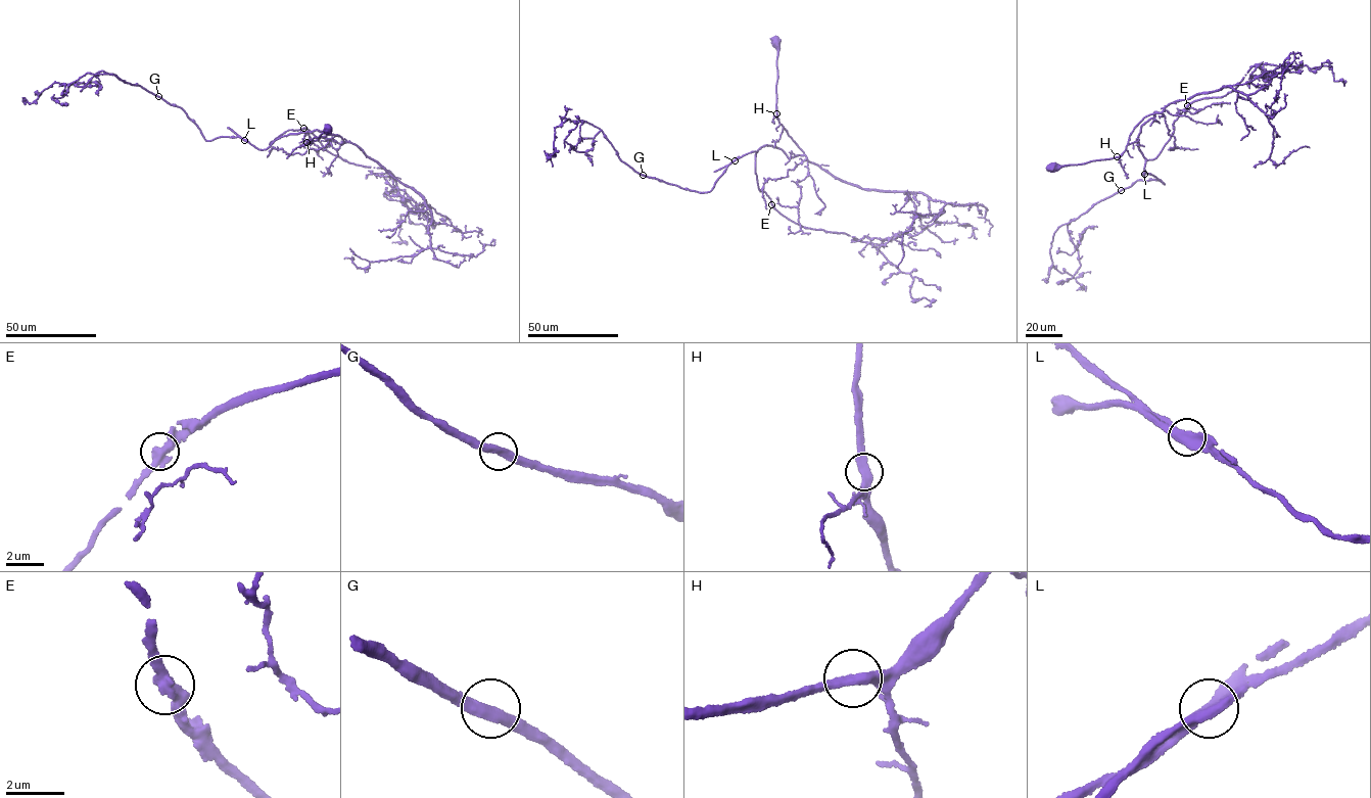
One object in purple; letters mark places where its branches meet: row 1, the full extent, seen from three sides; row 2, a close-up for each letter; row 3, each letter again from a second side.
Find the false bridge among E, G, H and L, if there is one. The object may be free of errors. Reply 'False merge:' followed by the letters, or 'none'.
False merge: L

